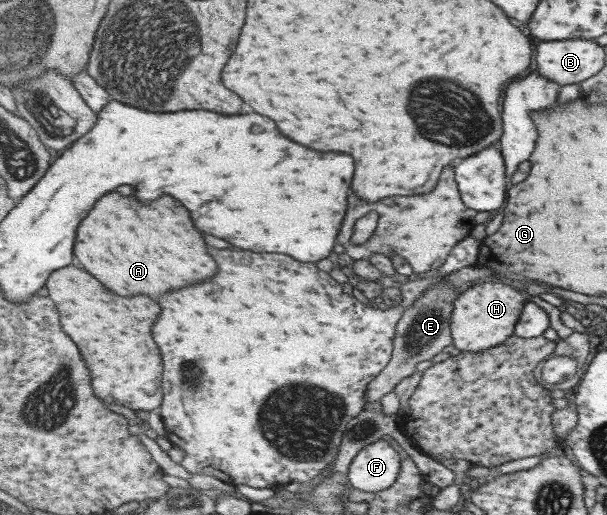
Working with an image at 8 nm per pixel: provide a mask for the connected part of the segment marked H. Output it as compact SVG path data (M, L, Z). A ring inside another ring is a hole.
M484 282L471 286L455 301L451 317L453 345L463 352L480 352L507 342L515 335L517 322L528 301L527 294L505 283Z

